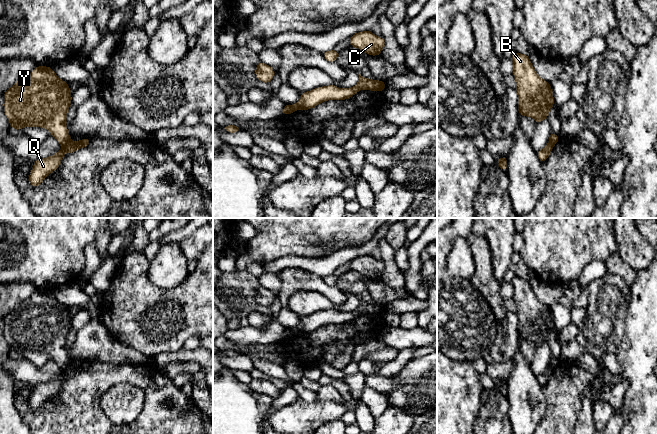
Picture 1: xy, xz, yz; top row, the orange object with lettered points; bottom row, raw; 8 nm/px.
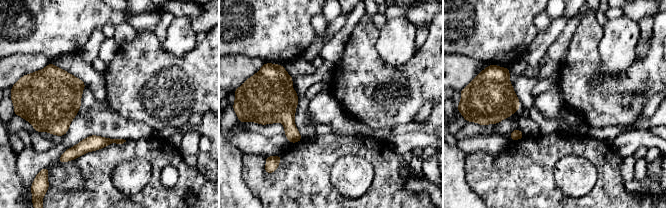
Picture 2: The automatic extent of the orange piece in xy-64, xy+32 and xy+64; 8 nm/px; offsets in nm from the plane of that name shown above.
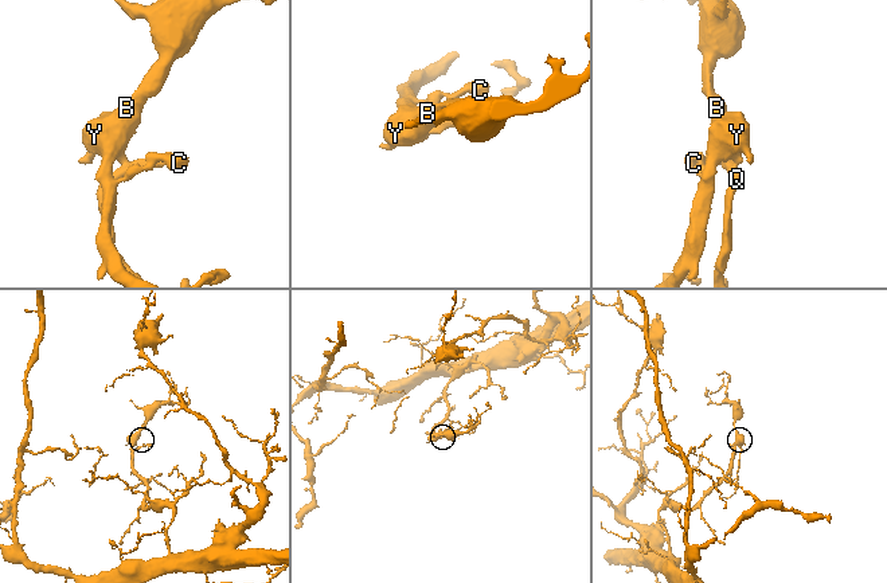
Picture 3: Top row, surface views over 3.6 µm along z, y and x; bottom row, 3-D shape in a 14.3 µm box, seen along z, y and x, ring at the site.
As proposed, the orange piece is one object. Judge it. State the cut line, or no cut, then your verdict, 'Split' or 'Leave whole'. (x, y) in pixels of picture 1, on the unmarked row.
Split along xy (71, 365), (63, 371). Split

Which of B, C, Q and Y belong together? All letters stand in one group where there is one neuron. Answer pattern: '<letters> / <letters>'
B C Y / Q

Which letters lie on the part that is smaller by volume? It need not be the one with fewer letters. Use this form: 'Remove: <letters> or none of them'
Remove: Q

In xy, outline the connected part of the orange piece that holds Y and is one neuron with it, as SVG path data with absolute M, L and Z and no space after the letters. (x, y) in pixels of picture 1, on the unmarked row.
M37 290L3 320L4 336L14 354L42 351L48 353L62 371L72 366L65 347L72 327L71 314L50 290Z

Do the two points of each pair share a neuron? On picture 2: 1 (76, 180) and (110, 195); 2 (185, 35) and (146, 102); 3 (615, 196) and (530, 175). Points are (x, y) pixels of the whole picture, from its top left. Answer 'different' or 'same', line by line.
1: different
2: different
3: same

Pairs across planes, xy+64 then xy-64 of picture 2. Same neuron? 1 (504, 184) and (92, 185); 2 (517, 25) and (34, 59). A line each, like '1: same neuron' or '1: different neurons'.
1: same neuron
2: different neurons

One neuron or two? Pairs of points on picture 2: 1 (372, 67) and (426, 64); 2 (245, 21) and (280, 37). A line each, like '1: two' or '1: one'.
1: one
2: one

